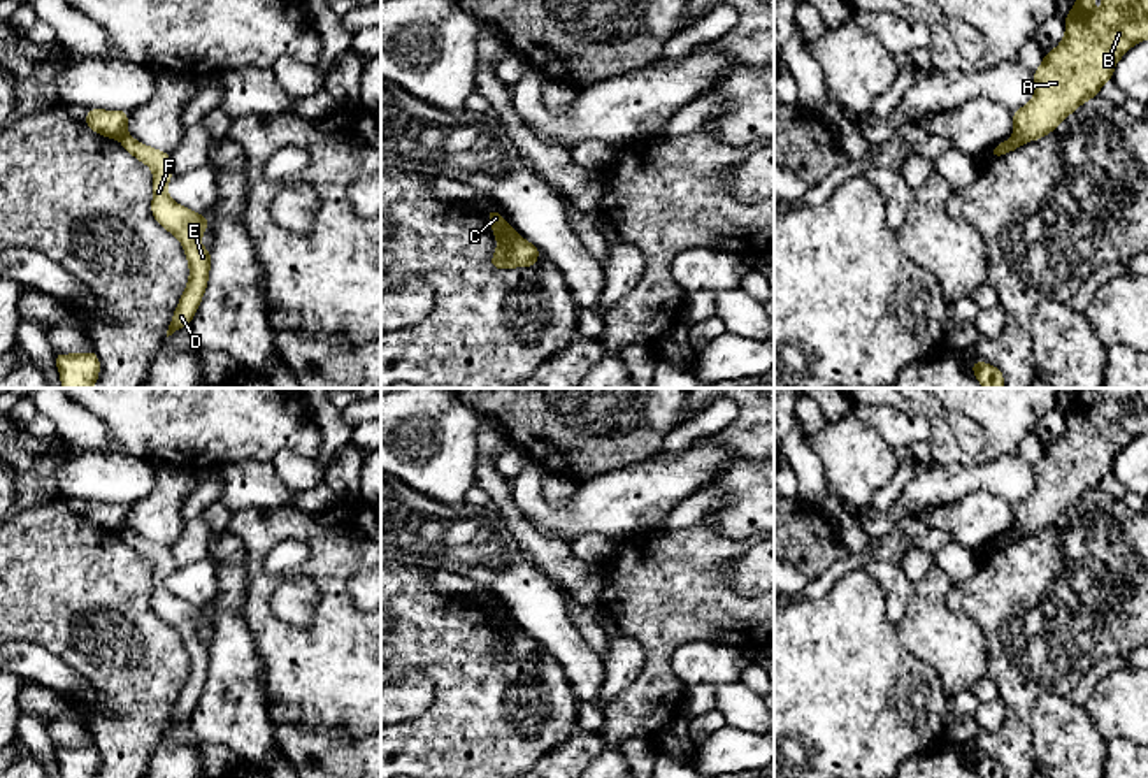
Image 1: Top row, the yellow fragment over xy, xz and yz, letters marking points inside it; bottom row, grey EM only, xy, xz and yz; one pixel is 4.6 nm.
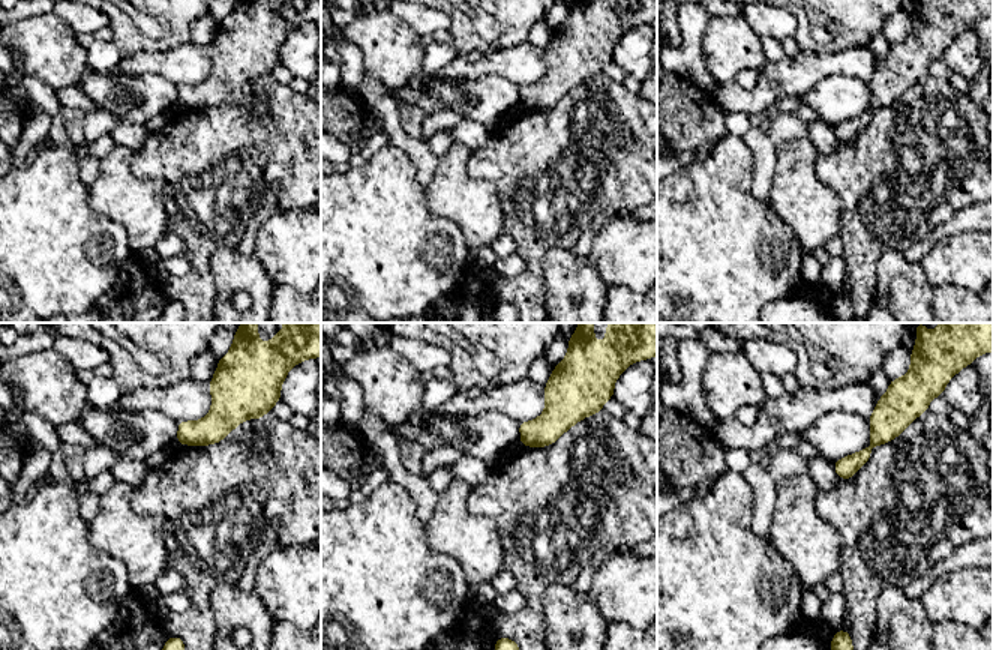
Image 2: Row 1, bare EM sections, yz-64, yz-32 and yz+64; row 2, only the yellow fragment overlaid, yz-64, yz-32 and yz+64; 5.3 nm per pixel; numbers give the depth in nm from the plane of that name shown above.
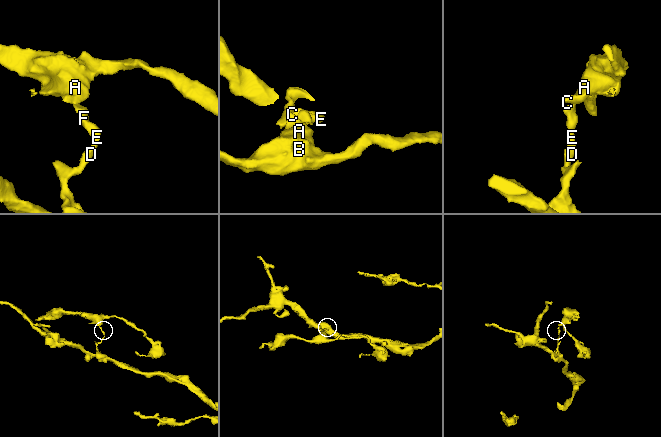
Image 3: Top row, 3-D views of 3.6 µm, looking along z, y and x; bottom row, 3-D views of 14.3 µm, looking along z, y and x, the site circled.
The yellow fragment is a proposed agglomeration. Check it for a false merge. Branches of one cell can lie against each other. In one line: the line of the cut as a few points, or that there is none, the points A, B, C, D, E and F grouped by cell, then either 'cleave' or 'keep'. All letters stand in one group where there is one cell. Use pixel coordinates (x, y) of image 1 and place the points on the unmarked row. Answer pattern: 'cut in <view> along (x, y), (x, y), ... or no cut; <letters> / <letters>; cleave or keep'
cut in yz along (1015, 527), (1024, 534); A B C / D E F; cleave

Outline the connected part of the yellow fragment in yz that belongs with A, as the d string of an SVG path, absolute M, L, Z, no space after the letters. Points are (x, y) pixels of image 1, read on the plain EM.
M1080 388L1071 406L1065 409L1065 430L1050 446L1037 464L1034 464L1036 488L1022 502L1013 504L1015 529L1023 536L1037 534L1053 525L1062 513L1076 504L1083 495L1099 488L1104 476L1111 474L1116 455L1139 434L1148 432L1148 388L1104 388L1102 411L1094 409L1094 390Z

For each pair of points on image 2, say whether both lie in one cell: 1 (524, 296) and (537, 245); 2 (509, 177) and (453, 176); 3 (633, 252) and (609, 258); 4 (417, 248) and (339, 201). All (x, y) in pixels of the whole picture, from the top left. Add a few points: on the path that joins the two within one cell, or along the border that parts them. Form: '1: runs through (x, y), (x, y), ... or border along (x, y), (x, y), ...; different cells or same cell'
1: runs through (530, 284), (533, 257); same cell
2: border along (471, 152), (468, 173), (488, 179), (500, 197); different cells
3: runs through (627, 252), (615, 252); same cell
4: runs through (398, 248), (389, 248), (359, 221); same cell

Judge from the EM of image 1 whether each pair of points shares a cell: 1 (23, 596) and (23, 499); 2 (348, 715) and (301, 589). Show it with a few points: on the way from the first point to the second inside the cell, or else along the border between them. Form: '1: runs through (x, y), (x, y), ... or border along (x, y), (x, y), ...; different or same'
1: border along (58, 496), (30, 504), (18, 513); different
2: border along (309, 578), (316, 610), (297, 627); different

